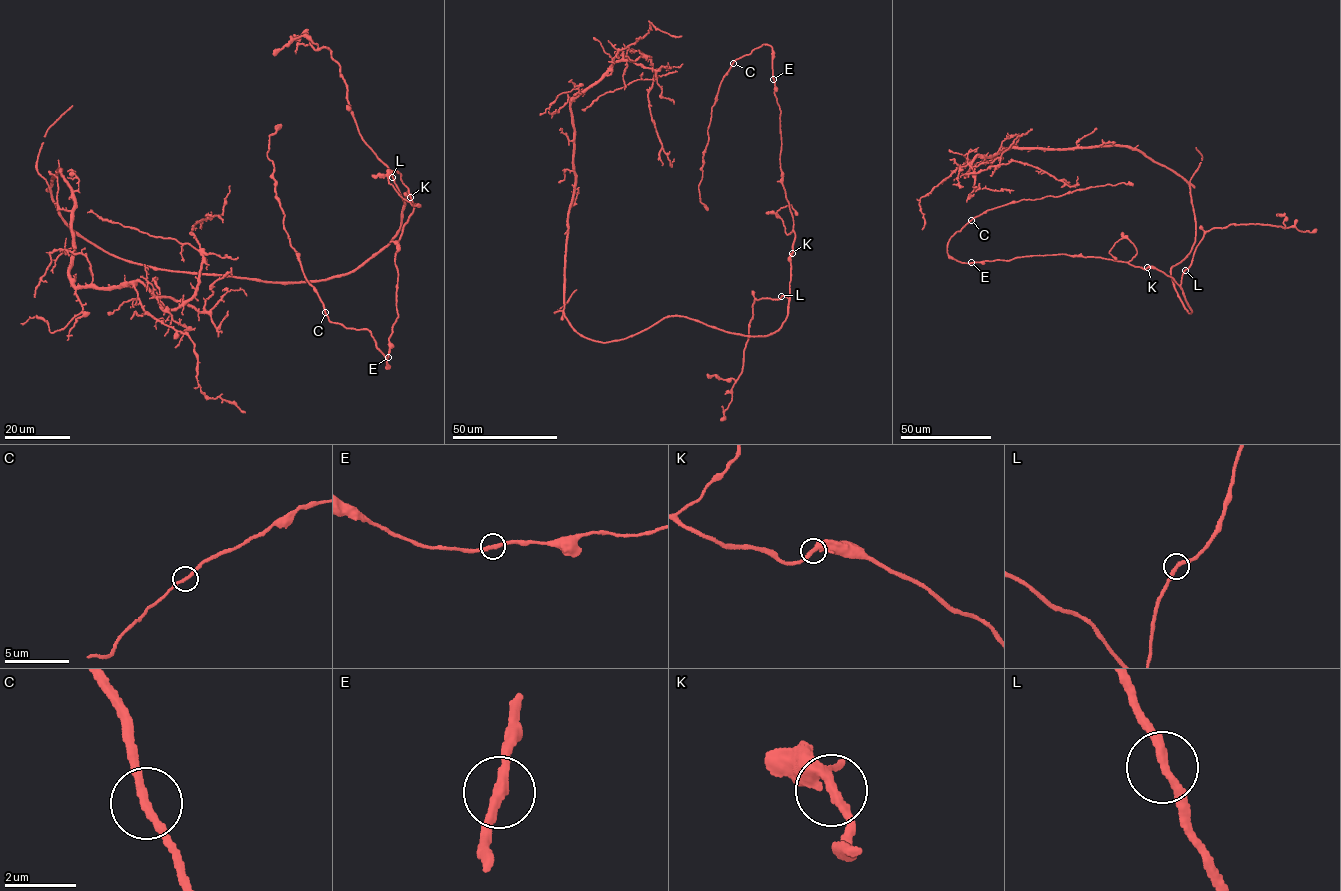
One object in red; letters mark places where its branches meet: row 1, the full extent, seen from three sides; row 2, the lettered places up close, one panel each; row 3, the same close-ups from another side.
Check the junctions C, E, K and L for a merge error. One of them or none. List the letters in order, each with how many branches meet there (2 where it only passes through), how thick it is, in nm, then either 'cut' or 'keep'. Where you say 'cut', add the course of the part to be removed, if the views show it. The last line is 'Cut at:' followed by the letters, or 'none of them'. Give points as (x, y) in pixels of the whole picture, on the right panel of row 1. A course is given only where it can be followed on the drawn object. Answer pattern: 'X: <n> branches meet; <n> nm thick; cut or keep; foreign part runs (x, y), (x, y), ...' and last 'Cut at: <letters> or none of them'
C: 2 branches meet; 240 nm thick; keep
E: 2 branches meet; 280 nm thick; keep
K: 2 branches meet; 320 nm thick; keep
L: 2 branches meet; 260 nm thick; keep
Cut at: none of them

